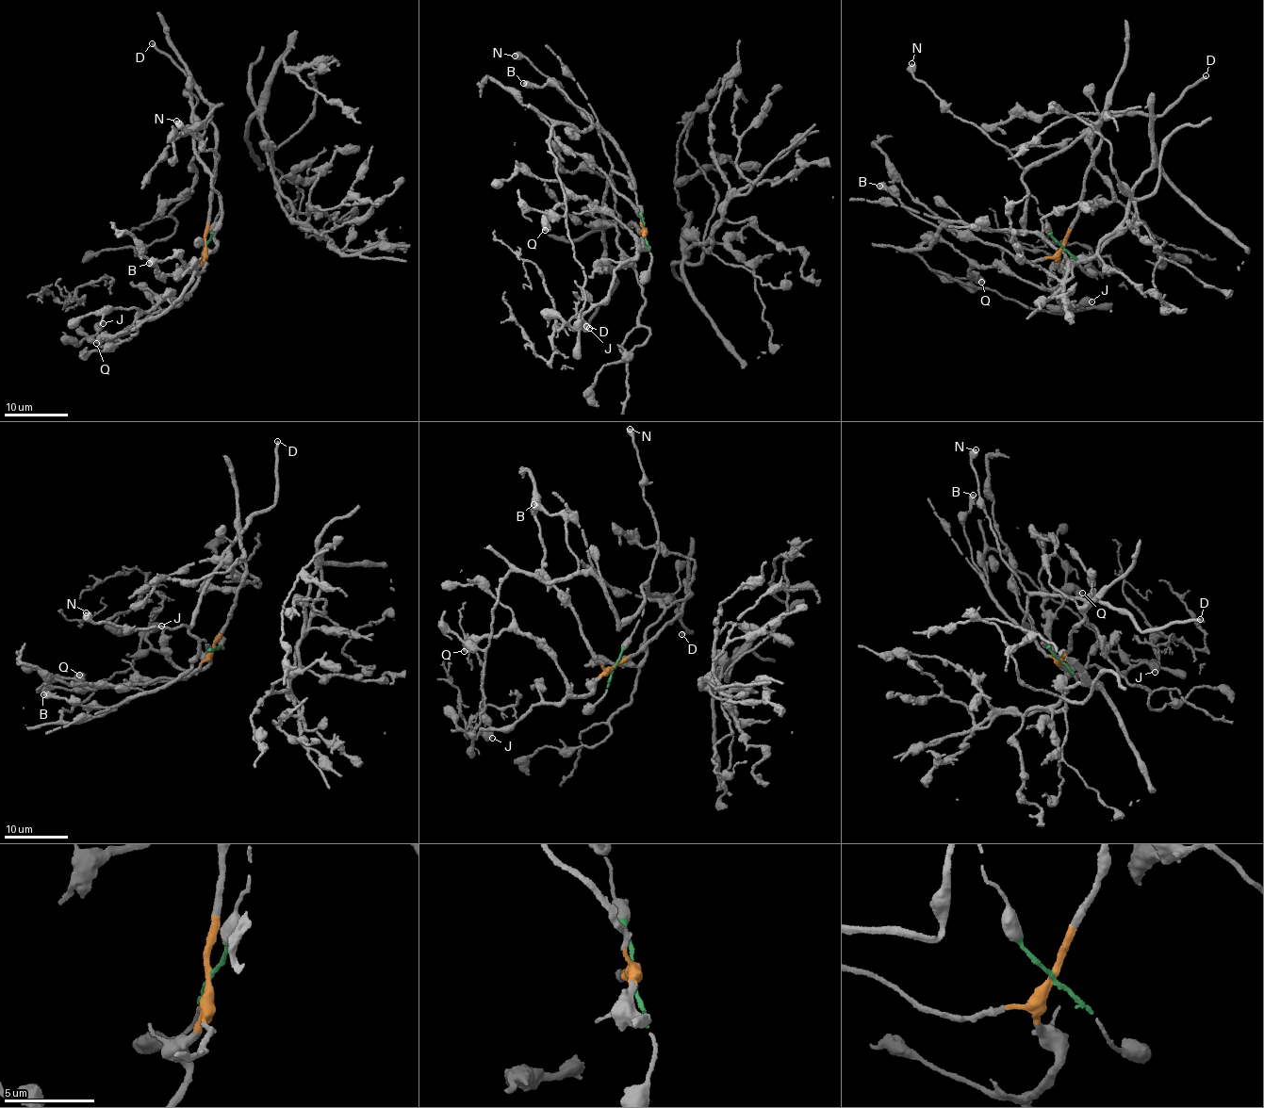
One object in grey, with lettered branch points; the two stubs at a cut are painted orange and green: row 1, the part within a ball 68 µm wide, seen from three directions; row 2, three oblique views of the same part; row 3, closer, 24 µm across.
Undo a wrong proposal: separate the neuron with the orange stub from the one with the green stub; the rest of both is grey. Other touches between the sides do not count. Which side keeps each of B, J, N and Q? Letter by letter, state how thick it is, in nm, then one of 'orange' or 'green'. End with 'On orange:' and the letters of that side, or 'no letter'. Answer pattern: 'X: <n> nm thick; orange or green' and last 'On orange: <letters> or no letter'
B: 600 nm thick; green
J: 650 nm thick; orange
N: 550 nm thick; green
Q: 600 nm thick; orange
On orange: J, Q

